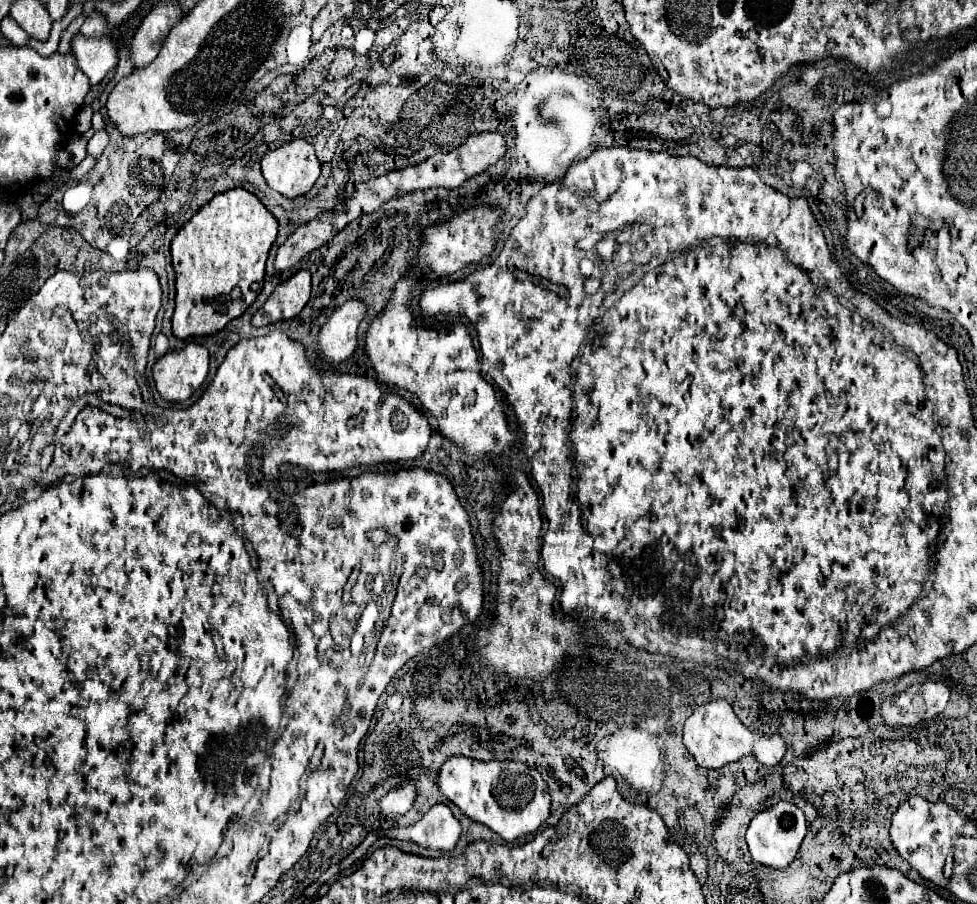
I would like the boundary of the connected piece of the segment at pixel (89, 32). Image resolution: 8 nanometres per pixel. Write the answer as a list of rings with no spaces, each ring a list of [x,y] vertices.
[[[93,12],[93,16],[85,20],[85,24],[81,26],[79,32],[85,34],[85,36],[103,36],[105,30],[107,30],[107,20],[105,20],[105,16],[99,14],[99,12]]]

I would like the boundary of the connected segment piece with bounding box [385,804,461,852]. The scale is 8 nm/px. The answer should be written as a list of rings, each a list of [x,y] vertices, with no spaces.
[[[435,804],[429,812],[415,824],[407,828],[389,828],[385,832],[391,838],[415,842],[433,850],[453,850],[461,838],[461,824],[453,816],[451,808],[445,804]]]

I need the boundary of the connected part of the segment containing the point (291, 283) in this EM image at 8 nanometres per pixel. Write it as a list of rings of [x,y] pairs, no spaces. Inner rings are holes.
[[[299,270],[273,290],[269,300],[253,316],[251,324],[261,328],[275,324],[279,320],[295,318],[305,308],[309,294],[311,294],[311,274],[307,270]]]

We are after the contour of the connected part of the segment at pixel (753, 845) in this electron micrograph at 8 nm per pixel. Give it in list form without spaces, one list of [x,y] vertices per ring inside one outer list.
[[[781,800],[773,808],[759,812],[751,820],[747,828],[747,846],[749,846],[751,858],[769,868],[787,868],[795,860],[797,850],[805,838],[805,832],[807,832],[807,820],[803,810],[791,802]]]

